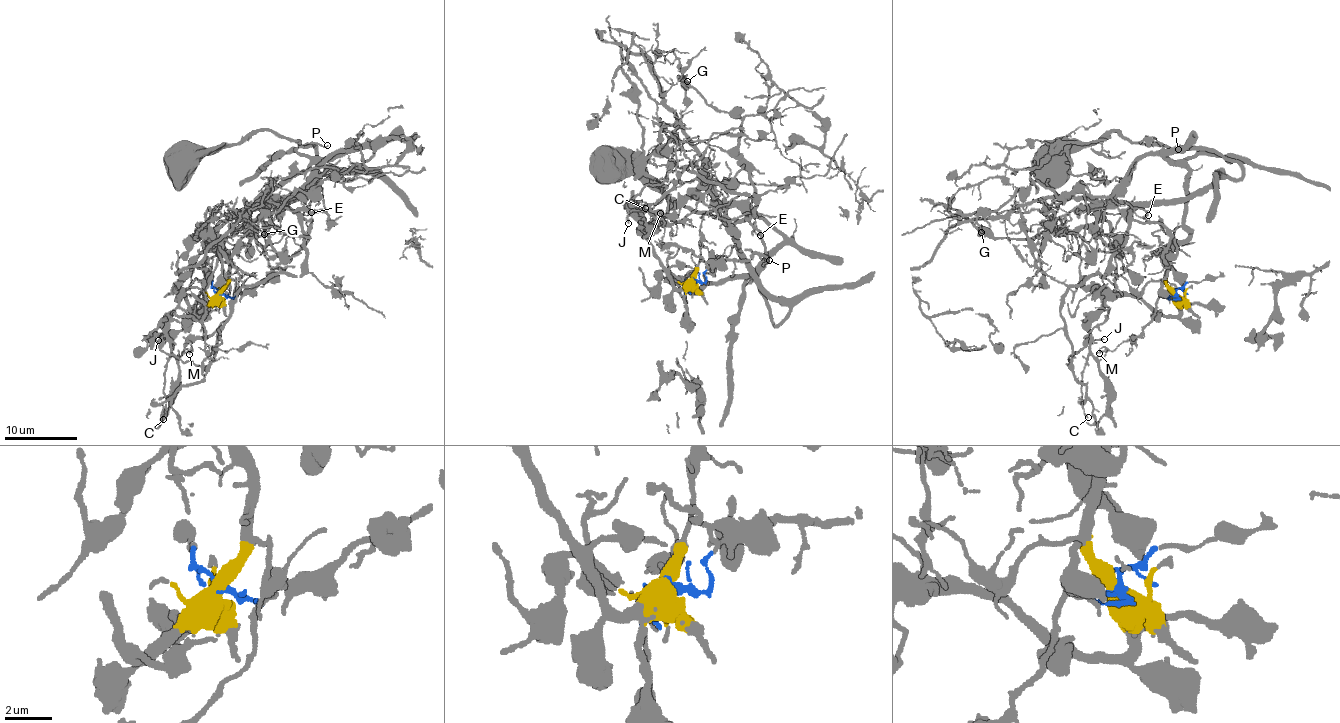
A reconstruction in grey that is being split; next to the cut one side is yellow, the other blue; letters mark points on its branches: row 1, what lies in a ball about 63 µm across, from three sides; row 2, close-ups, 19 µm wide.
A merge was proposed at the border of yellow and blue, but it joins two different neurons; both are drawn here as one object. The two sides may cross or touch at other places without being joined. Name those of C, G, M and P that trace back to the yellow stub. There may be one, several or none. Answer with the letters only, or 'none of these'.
C, G, P

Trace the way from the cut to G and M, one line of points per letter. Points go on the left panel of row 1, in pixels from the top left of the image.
G: (220, 292), (222, 241), (248, 210), (345, 152), (318, 169), (318, 194), (319, 180), (264, 214), (264, 234)
M: (220, 292), (237, 296), (231, 302), (231, 313), (210, 335), (193, 337), (188, 342), (190, 354)

